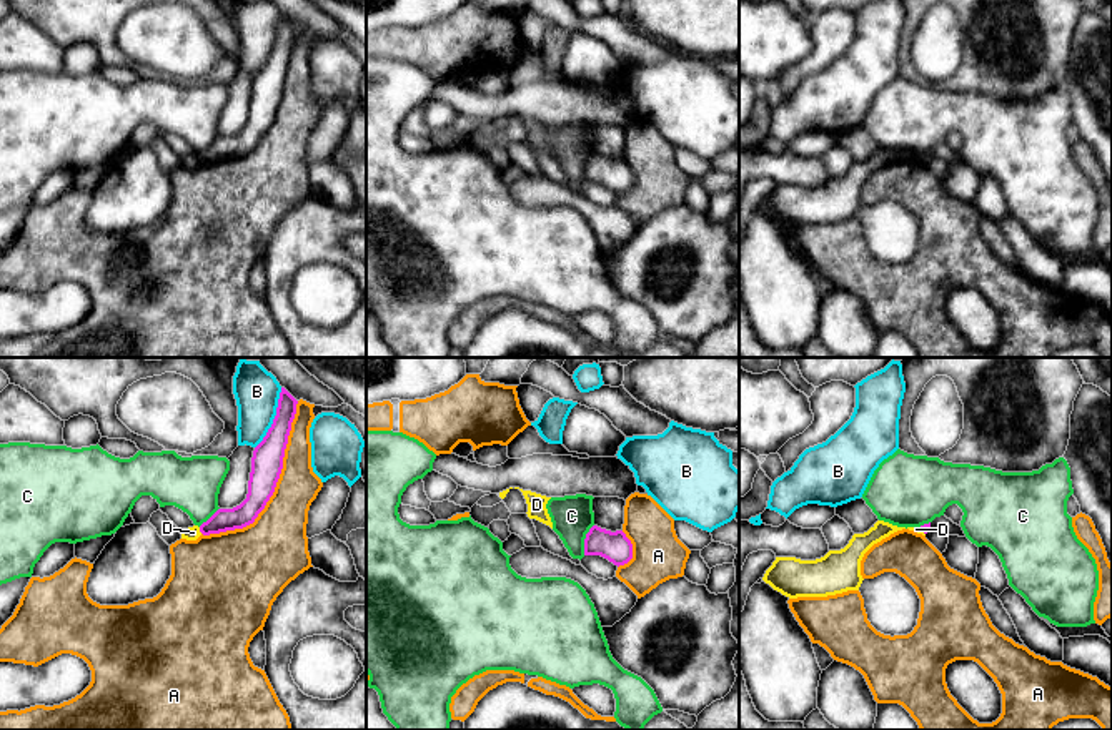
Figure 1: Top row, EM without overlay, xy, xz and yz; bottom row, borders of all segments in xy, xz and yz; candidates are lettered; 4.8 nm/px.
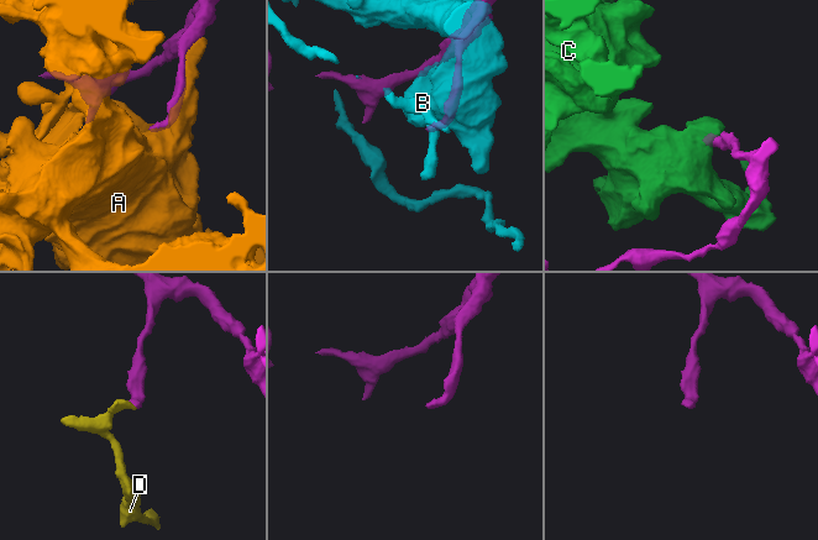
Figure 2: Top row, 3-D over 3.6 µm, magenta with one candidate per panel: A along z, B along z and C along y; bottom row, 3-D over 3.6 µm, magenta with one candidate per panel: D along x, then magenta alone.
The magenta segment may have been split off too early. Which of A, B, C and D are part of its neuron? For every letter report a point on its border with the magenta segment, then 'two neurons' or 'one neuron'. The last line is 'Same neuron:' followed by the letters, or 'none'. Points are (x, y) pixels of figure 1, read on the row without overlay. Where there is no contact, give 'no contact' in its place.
A: meets magenta in xy at (275, 113); two neurons
B: meets magenta in xy at (275, 45); two neurons
C: meets magenta in xz at (585, 167); two neurons
D: meets magenta in xy at (200, 158); two neurons
Same neuron: none

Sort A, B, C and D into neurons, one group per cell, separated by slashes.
A / B / C / D

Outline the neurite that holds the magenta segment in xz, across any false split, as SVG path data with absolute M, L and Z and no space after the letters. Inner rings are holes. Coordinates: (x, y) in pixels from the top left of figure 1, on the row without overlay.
M593 153L584 166L584 183L601 183L619 195L633 186L633 171L623 158Z

